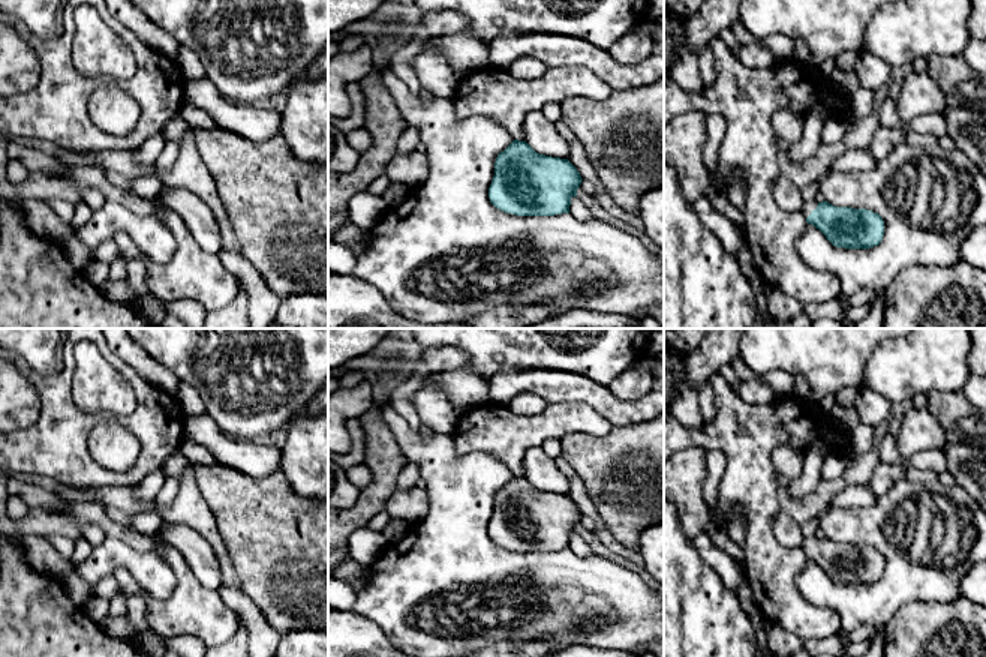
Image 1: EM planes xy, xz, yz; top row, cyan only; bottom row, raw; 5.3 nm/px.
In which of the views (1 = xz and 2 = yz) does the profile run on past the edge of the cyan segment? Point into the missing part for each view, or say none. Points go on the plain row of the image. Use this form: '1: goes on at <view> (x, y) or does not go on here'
1: does not go on here
2: goes on at yz (809, 540)

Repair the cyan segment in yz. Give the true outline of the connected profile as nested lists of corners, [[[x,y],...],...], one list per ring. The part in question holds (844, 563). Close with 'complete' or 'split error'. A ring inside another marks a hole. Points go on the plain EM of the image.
[[[805,536],[800,546],[806,558],[820,566],[836,584],[869,585],[884,572],[884,556],[866,544],[836,543],[827,537]]] | split error

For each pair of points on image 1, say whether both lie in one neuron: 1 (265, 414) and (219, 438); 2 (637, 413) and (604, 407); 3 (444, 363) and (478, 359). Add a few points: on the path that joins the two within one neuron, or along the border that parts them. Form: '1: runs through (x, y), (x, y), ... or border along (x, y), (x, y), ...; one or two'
1: border along (207, 413), (225, 434), (253, 441); two
2: runs through (630, 411), (618, 411), (612, 407); one
3: border along (435, 347), (457, 347), (466, 356), (468, 366); two

